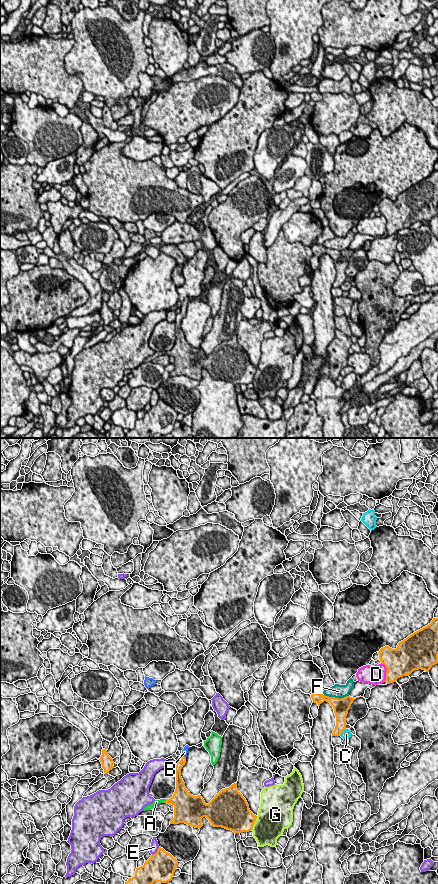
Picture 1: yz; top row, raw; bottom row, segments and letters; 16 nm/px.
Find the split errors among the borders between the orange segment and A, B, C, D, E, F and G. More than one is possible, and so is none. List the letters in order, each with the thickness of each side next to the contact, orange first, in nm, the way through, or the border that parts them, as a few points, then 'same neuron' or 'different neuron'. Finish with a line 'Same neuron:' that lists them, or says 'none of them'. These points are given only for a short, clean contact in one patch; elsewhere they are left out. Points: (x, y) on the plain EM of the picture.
A: 280/90 nm | different neuron
B: 120/100 nm | across yz (181, 315), (182, 307), (184, 304) | same neuron
C: 160/160 nm | different neuron
D: 440/300 nm | different neuron
E: 460/130 nm | different neuron
F: 260/220 nm | different neuron
G: 440/480 nm | different neuron
Same neuron: B

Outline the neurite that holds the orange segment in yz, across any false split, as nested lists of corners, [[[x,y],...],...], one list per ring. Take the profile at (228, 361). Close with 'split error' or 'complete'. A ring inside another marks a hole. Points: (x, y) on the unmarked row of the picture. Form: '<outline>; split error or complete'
[[[188,297],[184,299],[181,311],[176,315],[175,344],[164,354],[174,358],[174,370],[170,376],[185,375],[200,381],[202,370],[206,369],[212,378],[231,382],[235,386],[251,383],[257,368],[250,363],[246,351],[237,341],[237,335],[222,341],[208,356],[201,347],[193,348],[186,341],[181,321],[186,315],[189,300]]]; split error

